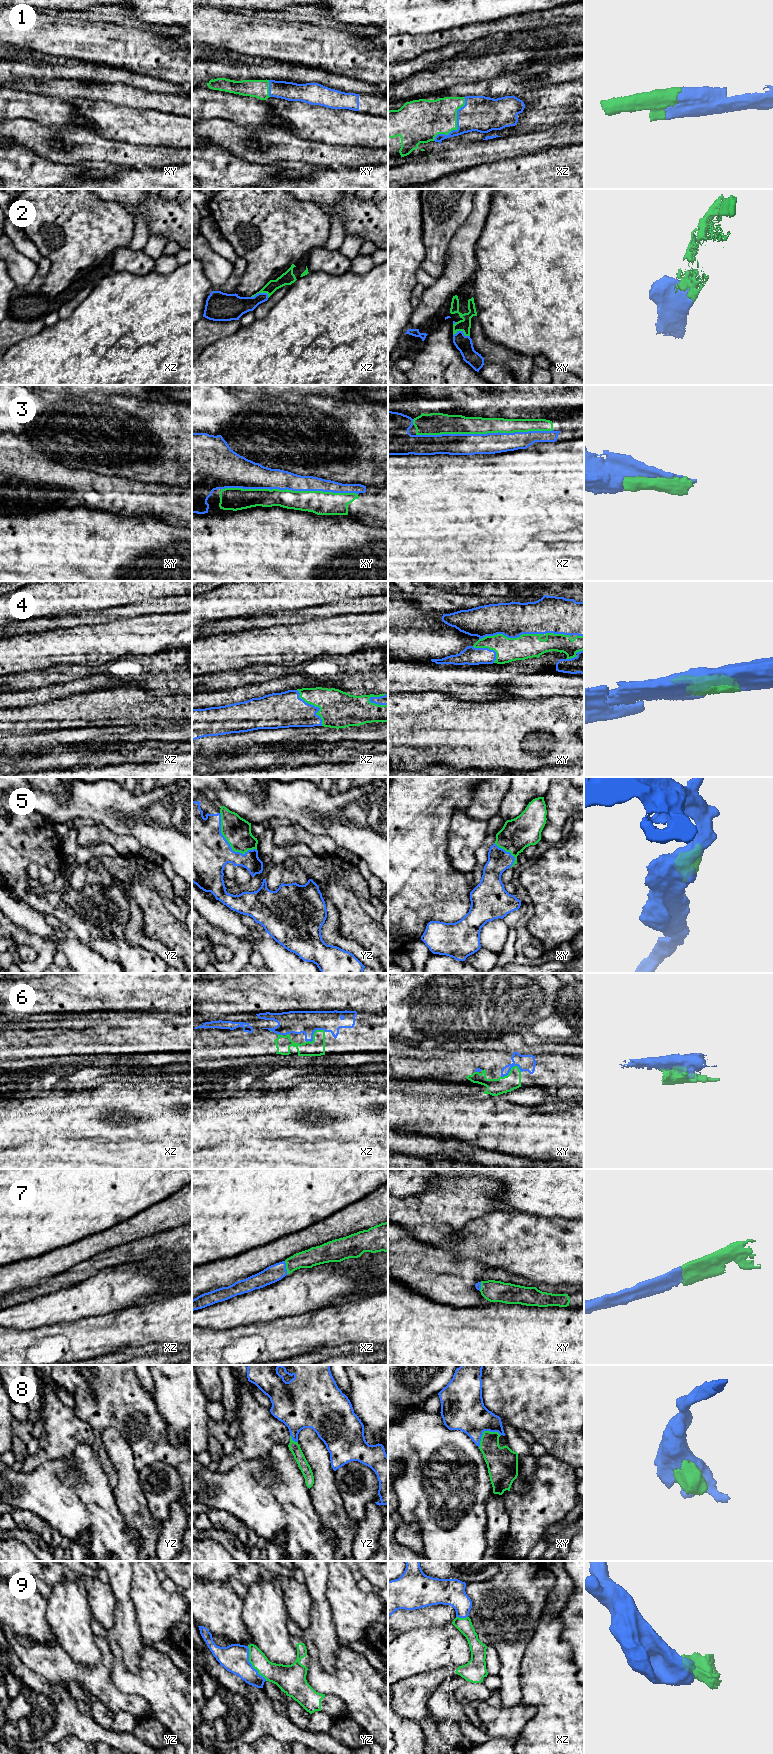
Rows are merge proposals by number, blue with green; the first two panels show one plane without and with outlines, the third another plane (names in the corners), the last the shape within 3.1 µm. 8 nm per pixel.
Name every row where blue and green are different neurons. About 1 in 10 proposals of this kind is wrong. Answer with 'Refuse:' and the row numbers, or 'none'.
Refuse: none

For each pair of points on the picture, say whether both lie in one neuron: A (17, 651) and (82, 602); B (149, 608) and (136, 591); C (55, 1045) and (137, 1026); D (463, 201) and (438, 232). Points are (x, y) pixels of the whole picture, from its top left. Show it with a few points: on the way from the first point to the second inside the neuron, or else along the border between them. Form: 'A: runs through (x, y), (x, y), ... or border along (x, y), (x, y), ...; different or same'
A: border along (61, 615), (67, 616); different
B: border along (147, 600), (141, 602); different
C: runs through (75, 1047), (86, 1044), (117, 1046); same
D: runs through (456, 209), (445, 224); same

